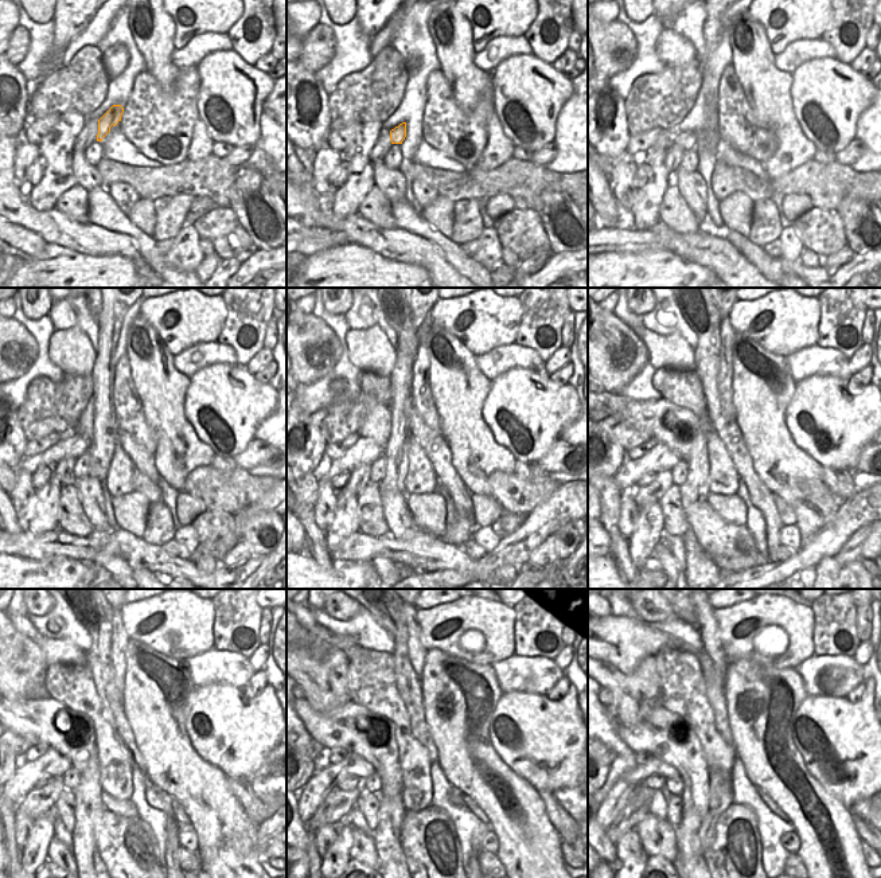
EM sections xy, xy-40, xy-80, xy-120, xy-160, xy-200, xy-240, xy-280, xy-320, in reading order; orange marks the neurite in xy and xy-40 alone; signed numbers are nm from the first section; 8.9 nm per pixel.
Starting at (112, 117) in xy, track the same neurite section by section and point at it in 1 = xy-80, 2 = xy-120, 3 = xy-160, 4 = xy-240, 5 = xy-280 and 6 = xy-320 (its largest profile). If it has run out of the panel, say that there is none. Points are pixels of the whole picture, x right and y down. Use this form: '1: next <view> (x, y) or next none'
1: next xy-80 (686, 140)
2: next xy-120 (75, 445)
3: next xy-160 (365, 452)
4: next xy-240 (51, 764)
5: next xy-280 (323, 781)
6: next xy-320 (615, 799)

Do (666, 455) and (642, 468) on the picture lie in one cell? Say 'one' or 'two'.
one

